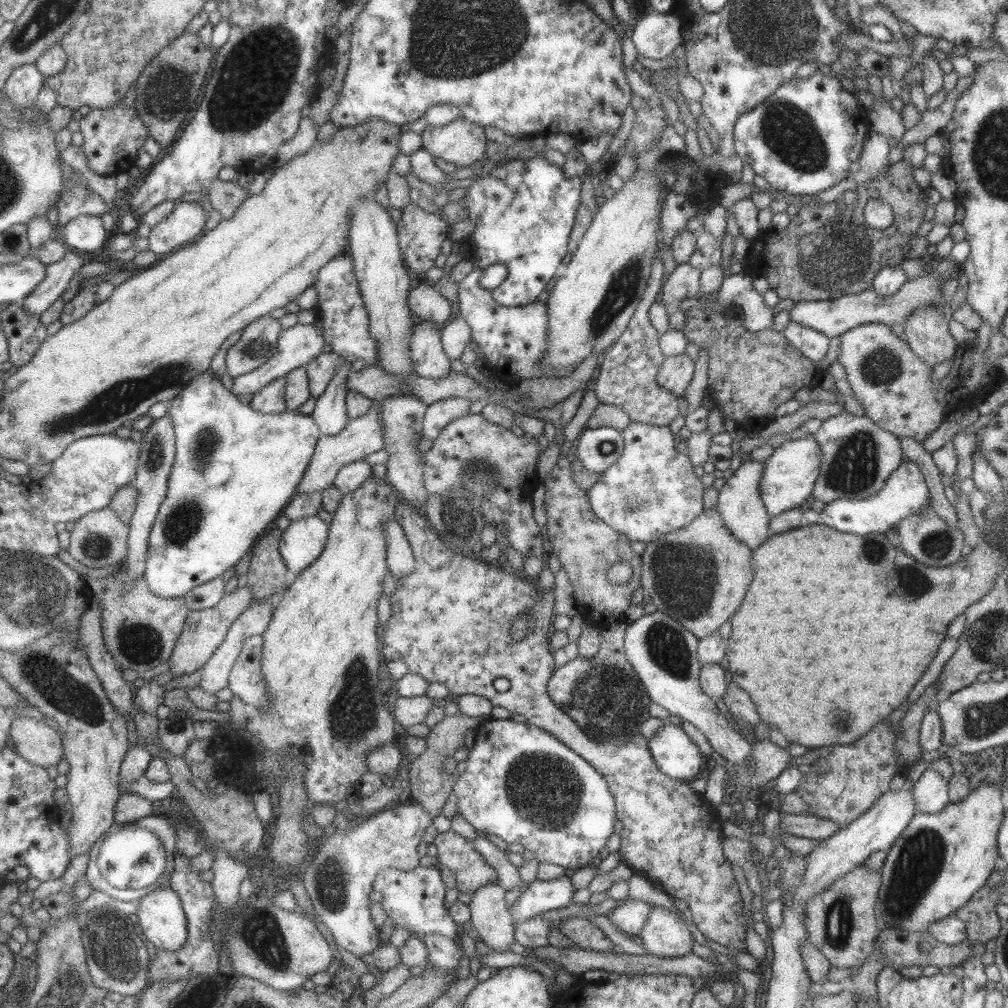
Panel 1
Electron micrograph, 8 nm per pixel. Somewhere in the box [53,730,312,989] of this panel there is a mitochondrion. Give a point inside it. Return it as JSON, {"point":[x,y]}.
{"point":[114,950]}

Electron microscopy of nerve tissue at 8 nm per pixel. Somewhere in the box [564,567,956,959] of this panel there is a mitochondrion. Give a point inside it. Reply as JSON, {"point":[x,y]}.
{"point":[920,857]}

